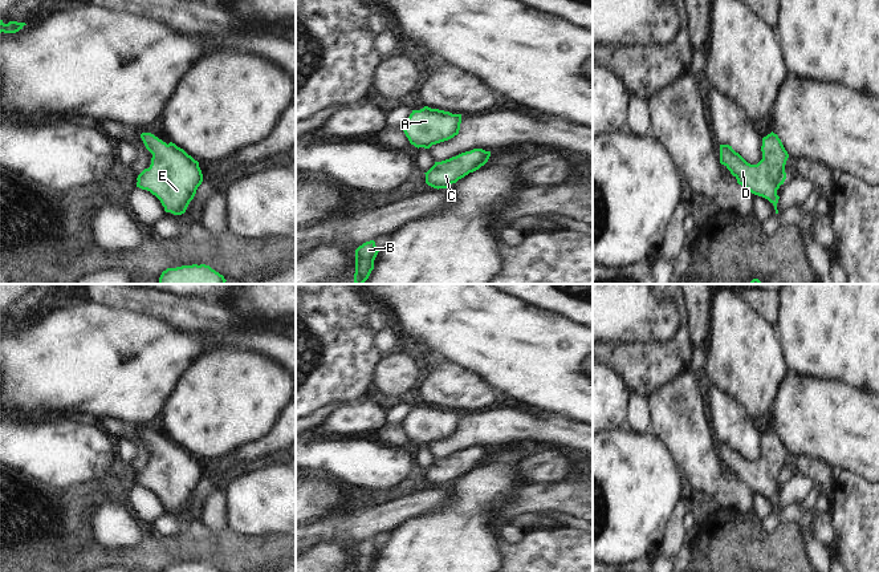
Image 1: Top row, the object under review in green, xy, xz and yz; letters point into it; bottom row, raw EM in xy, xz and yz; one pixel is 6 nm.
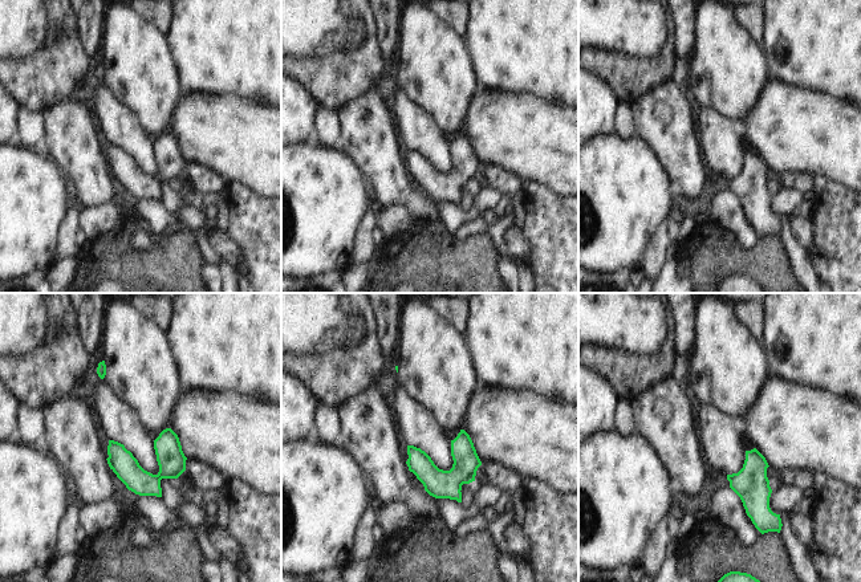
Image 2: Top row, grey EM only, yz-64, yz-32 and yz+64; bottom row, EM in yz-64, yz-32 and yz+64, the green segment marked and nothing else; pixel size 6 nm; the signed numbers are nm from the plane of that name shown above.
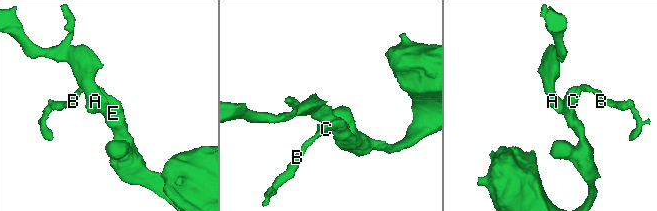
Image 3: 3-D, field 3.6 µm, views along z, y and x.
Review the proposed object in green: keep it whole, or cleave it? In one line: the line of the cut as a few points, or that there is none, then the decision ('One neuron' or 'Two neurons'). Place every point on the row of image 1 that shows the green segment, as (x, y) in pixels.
No split. One neuron

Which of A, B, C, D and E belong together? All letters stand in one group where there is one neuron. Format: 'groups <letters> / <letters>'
groups A B C D E

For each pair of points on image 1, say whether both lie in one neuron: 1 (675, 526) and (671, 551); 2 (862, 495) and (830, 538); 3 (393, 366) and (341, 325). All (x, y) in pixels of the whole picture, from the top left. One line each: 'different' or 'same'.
1: same
2: different
3: different

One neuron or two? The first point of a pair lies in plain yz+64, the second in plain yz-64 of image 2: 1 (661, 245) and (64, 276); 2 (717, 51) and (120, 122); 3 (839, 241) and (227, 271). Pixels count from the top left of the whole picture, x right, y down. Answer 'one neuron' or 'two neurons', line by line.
1: two neurons
2: two neurons
3: two neurons

